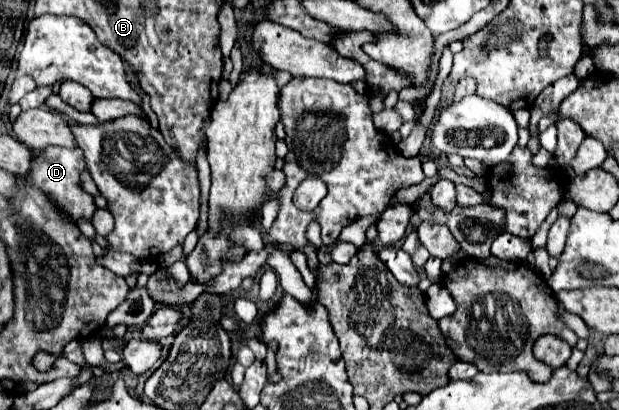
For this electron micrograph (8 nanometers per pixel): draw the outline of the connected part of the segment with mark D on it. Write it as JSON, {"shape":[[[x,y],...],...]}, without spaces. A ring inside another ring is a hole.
{"shape":[[[50,147],[40,153],[40,157],[34,157],[34,169],[30,169],[30,175],[18,177],[20,185],[36,185],[44,193],[48,193],[56,205],[72,217],[72,221],[78,221],[80,217],[90,219],[92,213],[96,211],[96,205],[92,201],[92,195],[88,195],[80,187],[80,171],[84,171],[84,161],[82,161],[82,151],[78,147],[66,149],[66,147]]]}

